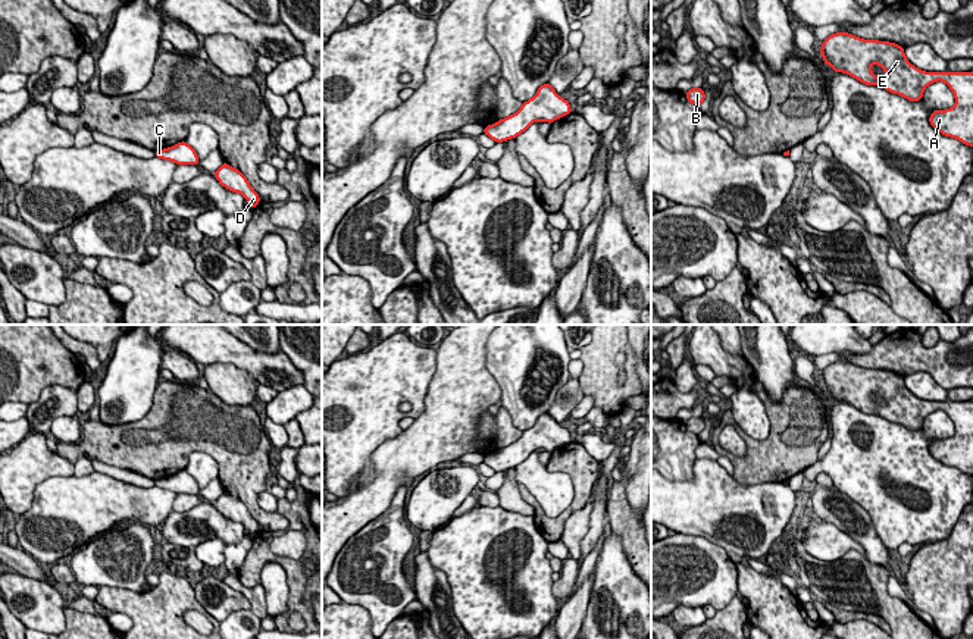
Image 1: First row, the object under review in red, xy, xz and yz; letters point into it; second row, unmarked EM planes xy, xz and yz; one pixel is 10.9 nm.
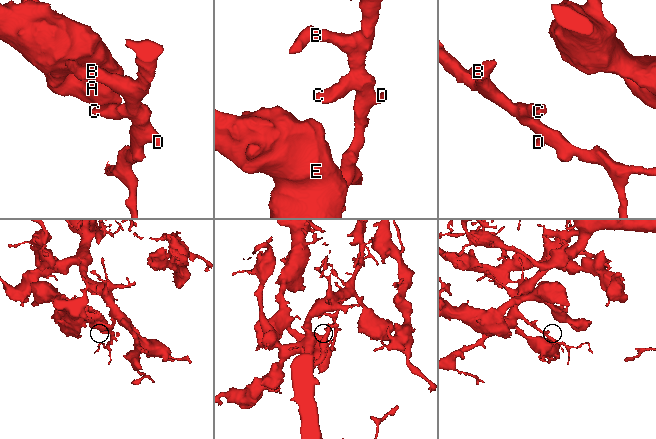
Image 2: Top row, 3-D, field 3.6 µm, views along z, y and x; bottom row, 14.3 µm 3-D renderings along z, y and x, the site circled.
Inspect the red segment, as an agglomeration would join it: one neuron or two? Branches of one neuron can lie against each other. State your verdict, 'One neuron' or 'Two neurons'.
One neuron

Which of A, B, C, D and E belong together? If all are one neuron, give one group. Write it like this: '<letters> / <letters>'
A B C D E

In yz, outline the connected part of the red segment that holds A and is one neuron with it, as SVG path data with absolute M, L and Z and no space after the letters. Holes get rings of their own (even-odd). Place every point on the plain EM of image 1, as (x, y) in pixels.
M836 361L822 370L823 391L833 401L844 401L866 414L882 414L886 420L919 430L927 414L942 410L954 422L955 433L935 439L930 454L945 466L957 467L973 476L973 401L926 401L911 394L904 376L879 369L864 369L852 363ZM879 394L886 405L877 407L870 398Z

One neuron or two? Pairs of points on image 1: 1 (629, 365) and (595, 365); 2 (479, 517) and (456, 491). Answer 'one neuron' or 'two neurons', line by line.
1: one neuron
2: two neurons

